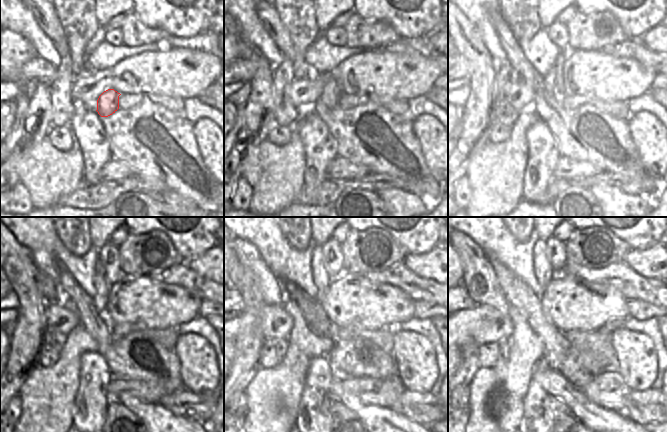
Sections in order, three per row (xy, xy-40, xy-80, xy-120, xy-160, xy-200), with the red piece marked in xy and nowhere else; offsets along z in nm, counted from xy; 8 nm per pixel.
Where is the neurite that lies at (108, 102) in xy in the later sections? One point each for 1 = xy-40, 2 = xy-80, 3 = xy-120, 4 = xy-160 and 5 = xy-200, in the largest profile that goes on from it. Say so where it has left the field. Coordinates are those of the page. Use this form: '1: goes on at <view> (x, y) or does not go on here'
1: goes on at xy-40 (331, 94)
2: goes on at xy-80 (554, 81)
3: goes on at xy-120 (106, 291)
4: goes on at xy-160 (321, 278)
5: goes on at xy-200 (544, 272)

